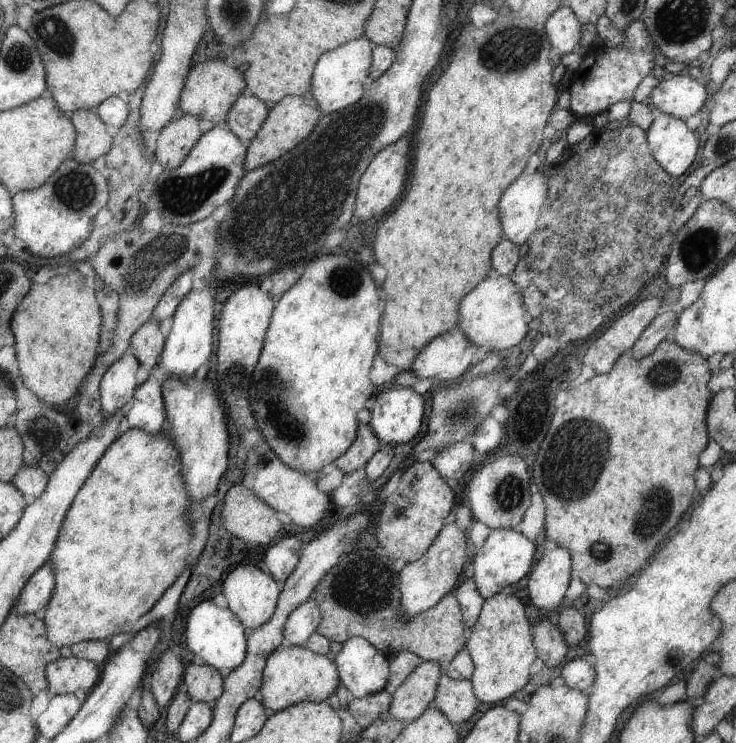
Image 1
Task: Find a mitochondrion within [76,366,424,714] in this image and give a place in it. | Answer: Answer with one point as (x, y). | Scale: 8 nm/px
(358, 595)

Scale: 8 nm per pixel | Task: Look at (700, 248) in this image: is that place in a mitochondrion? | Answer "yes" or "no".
yes

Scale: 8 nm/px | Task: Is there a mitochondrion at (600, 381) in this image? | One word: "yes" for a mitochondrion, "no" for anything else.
no

